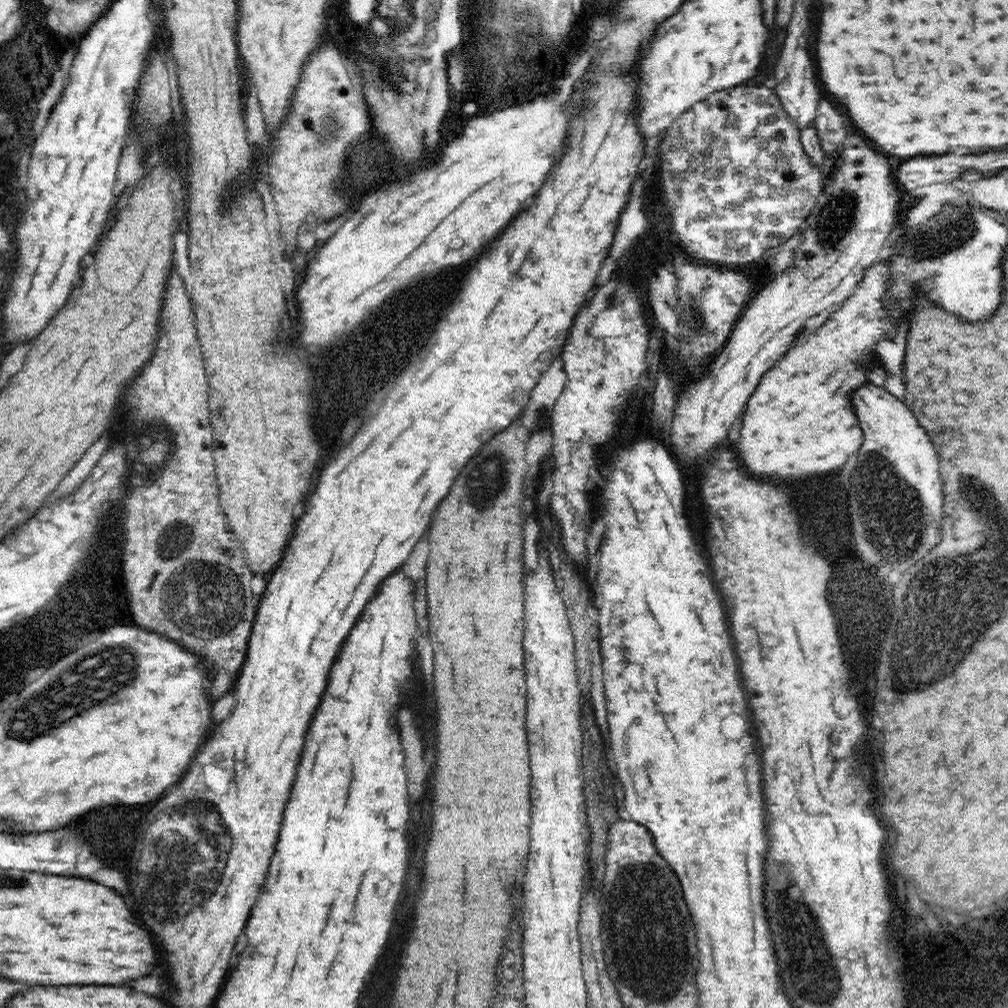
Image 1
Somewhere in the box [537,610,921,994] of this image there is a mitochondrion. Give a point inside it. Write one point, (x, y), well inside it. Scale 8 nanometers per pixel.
(645, 879)

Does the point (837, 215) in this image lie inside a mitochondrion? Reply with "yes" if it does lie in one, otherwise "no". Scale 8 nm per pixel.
yes

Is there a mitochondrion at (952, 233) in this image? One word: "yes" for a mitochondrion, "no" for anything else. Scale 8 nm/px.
yes

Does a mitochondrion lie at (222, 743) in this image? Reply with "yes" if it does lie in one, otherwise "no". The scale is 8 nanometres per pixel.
no

